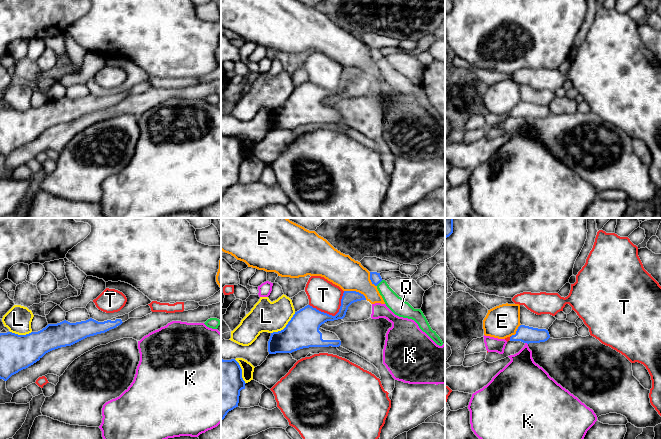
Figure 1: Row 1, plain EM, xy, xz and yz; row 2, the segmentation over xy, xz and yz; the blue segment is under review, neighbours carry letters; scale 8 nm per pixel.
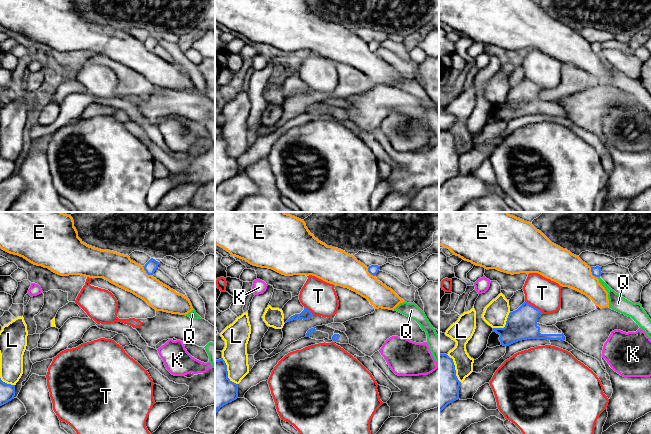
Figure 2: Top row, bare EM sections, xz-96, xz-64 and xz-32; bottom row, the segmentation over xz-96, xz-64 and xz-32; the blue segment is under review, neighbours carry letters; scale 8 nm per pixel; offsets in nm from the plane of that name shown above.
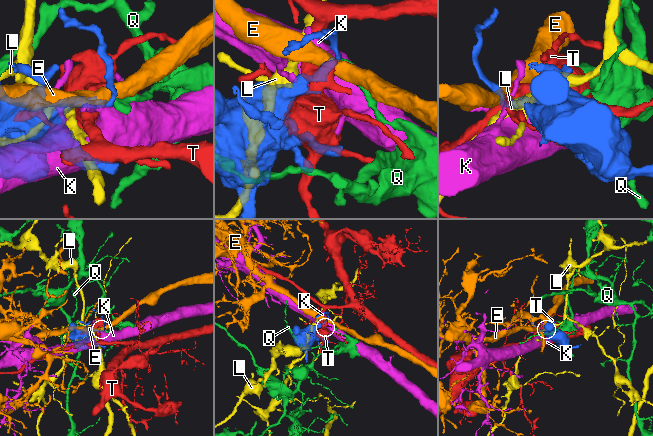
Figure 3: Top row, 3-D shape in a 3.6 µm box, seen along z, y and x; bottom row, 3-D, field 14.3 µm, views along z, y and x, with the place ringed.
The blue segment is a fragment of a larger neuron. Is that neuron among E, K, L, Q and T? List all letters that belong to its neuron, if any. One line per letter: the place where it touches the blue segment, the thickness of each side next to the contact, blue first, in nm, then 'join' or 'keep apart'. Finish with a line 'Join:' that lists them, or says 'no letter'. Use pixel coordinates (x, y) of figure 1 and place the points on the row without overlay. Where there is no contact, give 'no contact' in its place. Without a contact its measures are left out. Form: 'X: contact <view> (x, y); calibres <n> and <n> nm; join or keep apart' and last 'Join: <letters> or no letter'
E: contact xz (355, 67); calibres 110 and 260 nm; keep apart
K: contact yz (526, 118); calibres 140 and 260 nm; keep apart
L: contact xz (286, 102); calibres 280 and 260 nm; keep apart
Q: contact xz (379, 58); calibres 90 and 140 nm; keep apart
T: contact xz (333, 92); calibres 240 and 240 nm; keep apart
Join: no letter

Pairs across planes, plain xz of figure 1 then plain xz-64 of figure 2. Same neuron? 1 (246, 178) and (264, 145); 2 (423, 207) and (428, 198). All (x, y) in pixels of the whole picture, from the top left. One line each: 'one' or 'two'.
1: one
2: one

